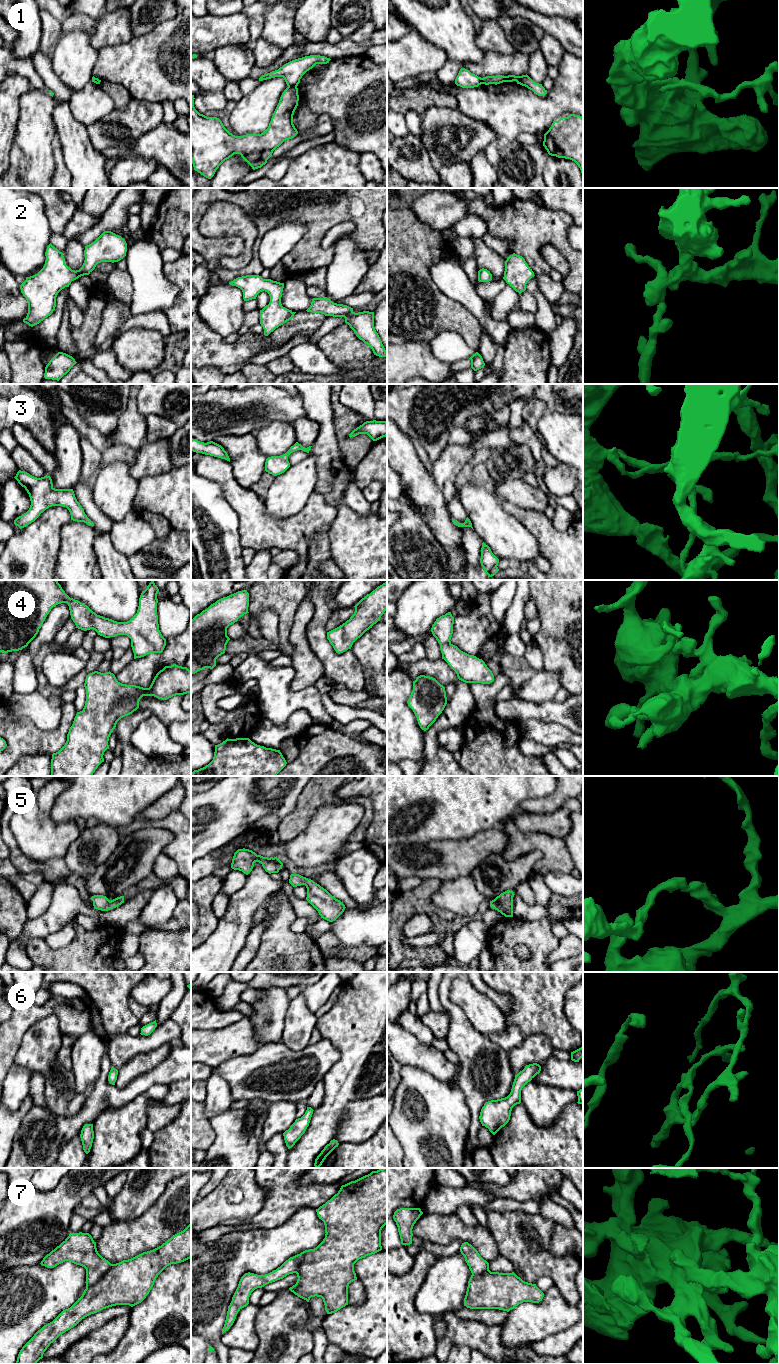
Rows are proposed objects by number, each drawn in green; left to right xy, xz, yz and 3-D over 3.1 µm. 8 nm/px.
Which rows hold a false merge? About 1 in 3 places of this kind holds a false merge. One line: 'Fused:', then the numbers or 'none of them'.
Fused: 1

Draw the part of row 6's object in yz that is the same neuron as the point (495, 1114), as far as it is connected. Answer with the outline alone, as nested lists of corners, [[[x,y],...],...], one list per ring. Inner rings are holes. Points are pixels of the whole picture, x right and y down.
[[[537,1063],[526,1065],[515,1075],[510,1094],[501,1099],[491,1100],[484,1104],[480,1112],[480,1122],[495,1135],[510,1120],[512,1108],[521,1103],[521,1090],[541,1071]]]

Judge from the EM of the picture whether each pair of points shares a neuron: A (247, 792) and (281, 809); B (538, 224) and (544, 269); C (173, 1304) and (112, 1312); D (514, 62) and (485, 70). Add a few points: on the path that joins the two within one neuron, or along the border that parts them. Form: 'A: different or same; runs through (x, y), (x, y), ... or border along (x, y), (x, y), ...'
A: same; runs through (255, 792), (261, 792), (273, 804)
B: same; runs through (535, 235), (535, 258)
C: different; border along (132, 1307), (129, 1312)
D: same; runs through (507, 64), (492, 64)

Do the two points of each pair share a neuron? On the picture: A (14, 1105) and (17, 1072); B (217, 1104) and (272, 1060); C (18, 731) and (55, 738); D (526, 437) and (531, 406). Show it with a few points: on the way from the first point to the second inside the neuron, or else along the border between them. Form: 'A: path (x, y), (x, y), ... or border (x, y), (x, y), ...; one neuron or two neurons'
A: path (14, 1097), (17, 1080); one neuron
B: border (217, 1074), (227, 1082), (230, 1096), (233, 1100); two neurons
C: path (27, 738), (46, 738); one neuron
D: border (524, 417), (536, 432); two neurons

